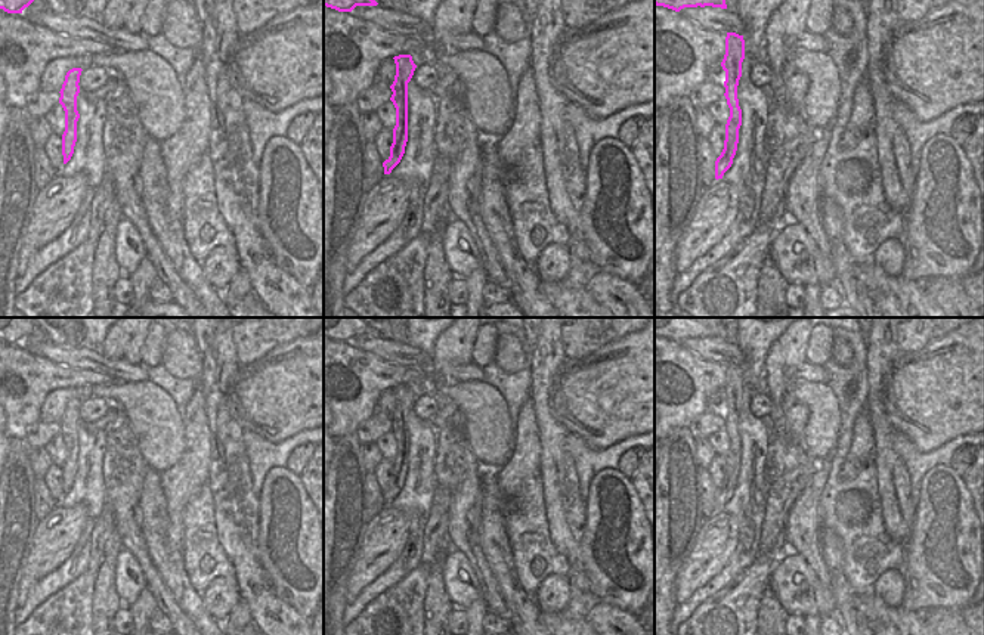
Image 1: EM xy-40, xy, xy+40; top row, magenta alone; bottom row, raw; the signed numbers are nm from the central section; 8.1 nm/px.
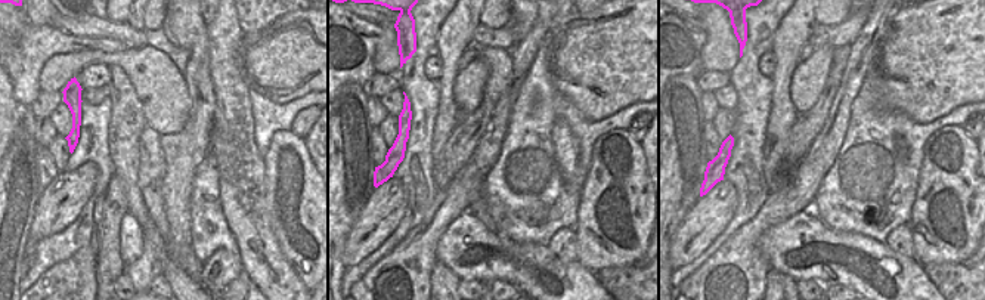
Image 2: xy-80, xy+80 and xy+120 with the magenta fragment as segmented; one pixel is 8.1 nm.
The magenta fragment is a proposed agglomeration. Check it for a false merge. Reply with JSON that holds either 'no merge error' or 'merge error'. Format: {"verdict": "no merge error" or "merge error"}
{"verdict": "merge error"}

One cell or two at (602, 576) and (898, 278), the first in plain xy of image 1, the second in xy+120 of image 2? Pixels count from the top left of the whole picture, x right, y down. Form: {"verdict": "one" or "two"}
{"verdict": "two"}

